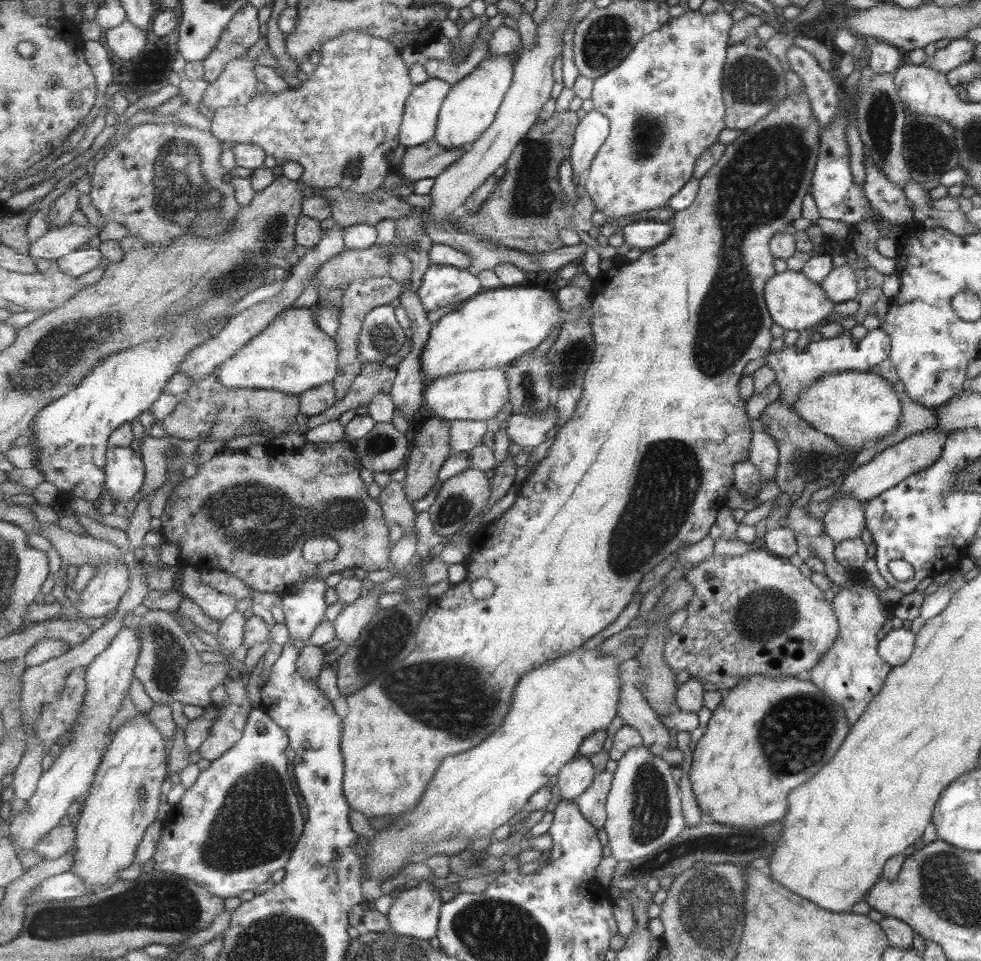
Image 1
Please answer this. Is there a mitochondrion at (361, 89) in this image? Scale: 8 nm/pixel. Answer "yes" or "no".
yes

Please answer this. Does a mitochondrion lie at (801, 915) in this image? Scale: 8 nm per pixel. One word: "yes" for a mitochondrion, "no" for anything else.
no

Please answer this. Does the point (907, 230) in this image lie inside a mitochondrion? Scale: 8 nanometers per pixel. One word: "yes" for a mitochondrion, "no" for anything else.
no

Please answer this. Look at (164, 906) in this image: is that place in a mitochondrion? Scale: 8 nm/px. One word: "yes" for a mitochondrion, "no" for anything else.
yes

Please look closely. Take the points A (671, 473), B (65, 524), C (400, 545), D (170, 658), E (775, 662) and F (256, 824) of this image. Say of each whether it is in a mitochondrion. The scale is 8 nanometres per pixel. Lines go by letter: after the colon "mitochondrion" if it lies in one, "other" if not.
A: mitochondrion
B: other
C: other
D: mitochondrion
E: other
F: mitochondrion

